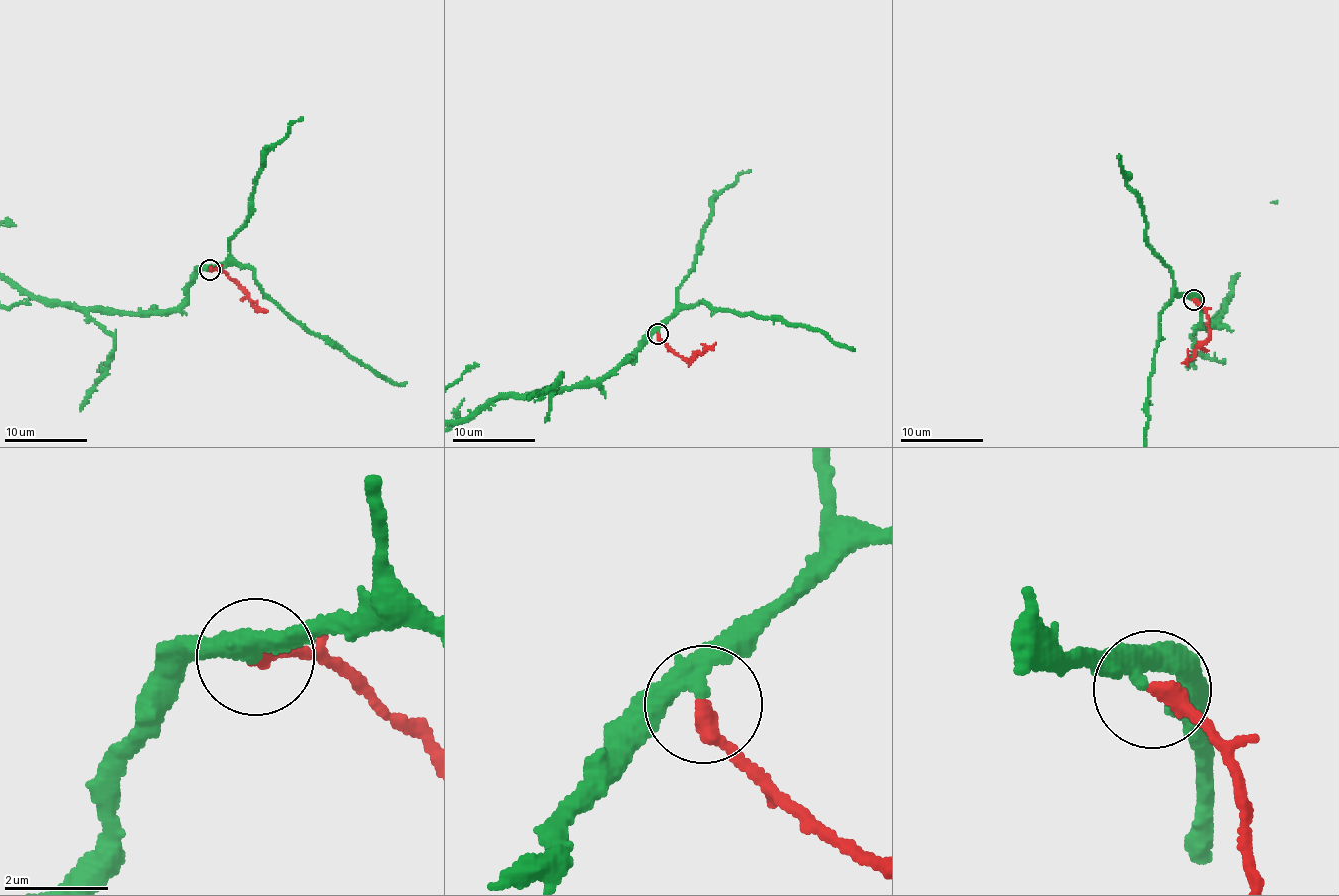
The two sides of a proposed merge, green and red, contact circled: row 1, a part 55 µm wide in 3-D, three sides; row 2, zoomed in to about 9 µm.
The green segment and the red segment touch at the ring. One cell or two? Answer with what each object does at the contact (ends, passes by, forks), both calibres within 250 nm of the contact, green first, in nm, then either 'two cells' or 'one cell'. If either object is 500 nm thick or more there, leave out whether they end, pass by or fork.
green passes by | red ends | 360/360 nm | one cell

